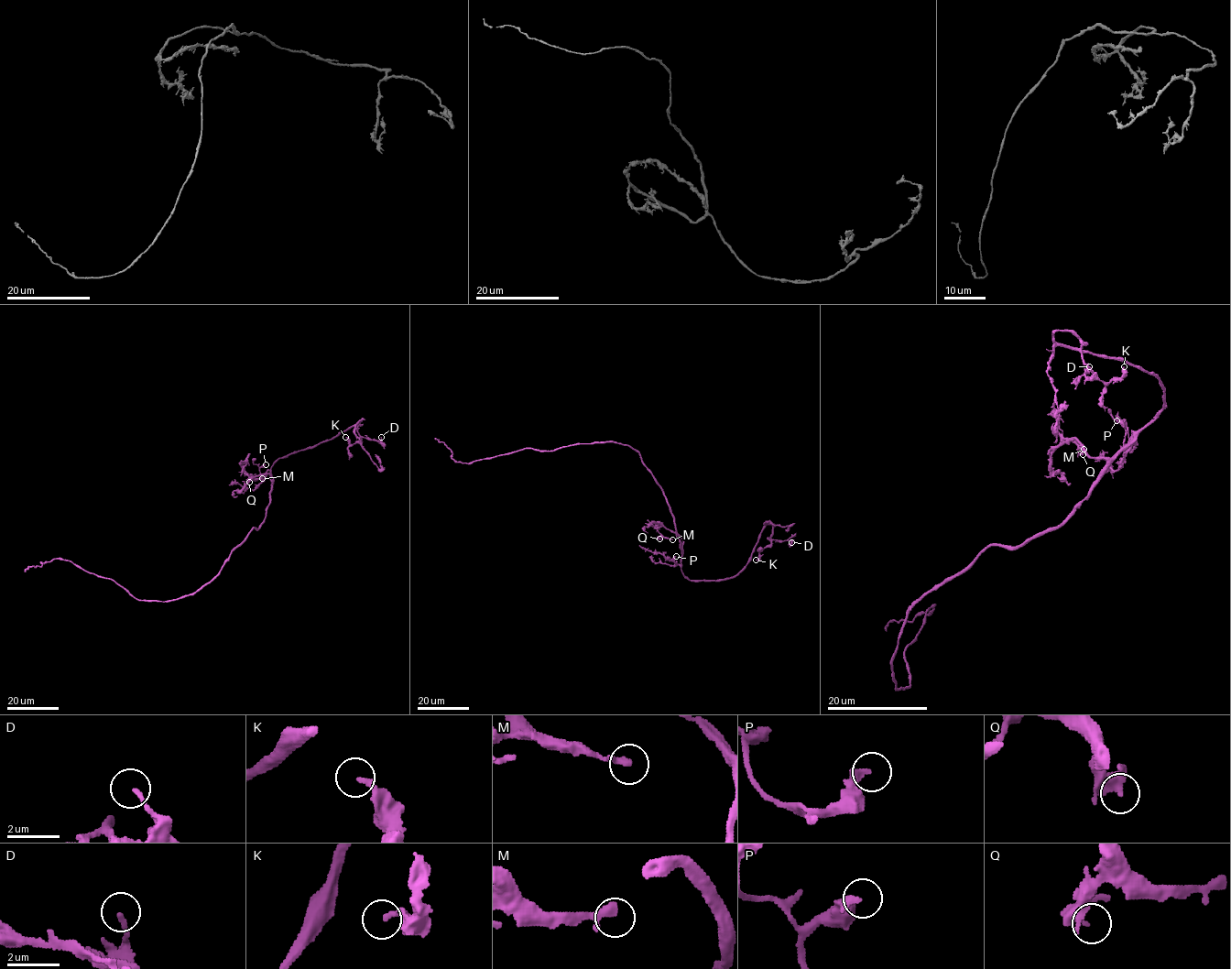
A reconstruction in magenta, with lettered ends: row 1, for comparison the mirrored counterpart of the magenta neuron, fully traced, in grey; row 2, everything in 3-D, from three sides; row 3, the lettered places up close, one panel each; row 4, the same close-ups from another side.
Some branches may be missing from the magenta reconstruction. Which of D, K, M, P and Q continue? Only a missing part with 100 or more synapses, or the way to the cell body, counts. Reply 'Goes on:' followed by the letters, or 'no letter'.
Goes on: no letter

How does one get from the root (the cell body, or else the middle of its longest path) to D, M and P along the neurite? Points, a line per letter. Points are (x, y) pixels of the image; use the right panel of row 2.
D: (986, 547), (1053, 530), (1163, 409), (1154, 375), (1059, 345), (1057, 330), (1079, 339), (1091, 376), (1089, 366)
M: (986, 547), (1024, 544), (1067, 517), (1106, 461), (1093, 459), (1076, 439), (1057, 446), (1070, 440), (1083, 449)
P: (986, 547), (1017, 547), (1053, 530), (1087, 495), (1134, 432), (1131, 444), (1124, 449), (1125, 430), (1116, 420)

